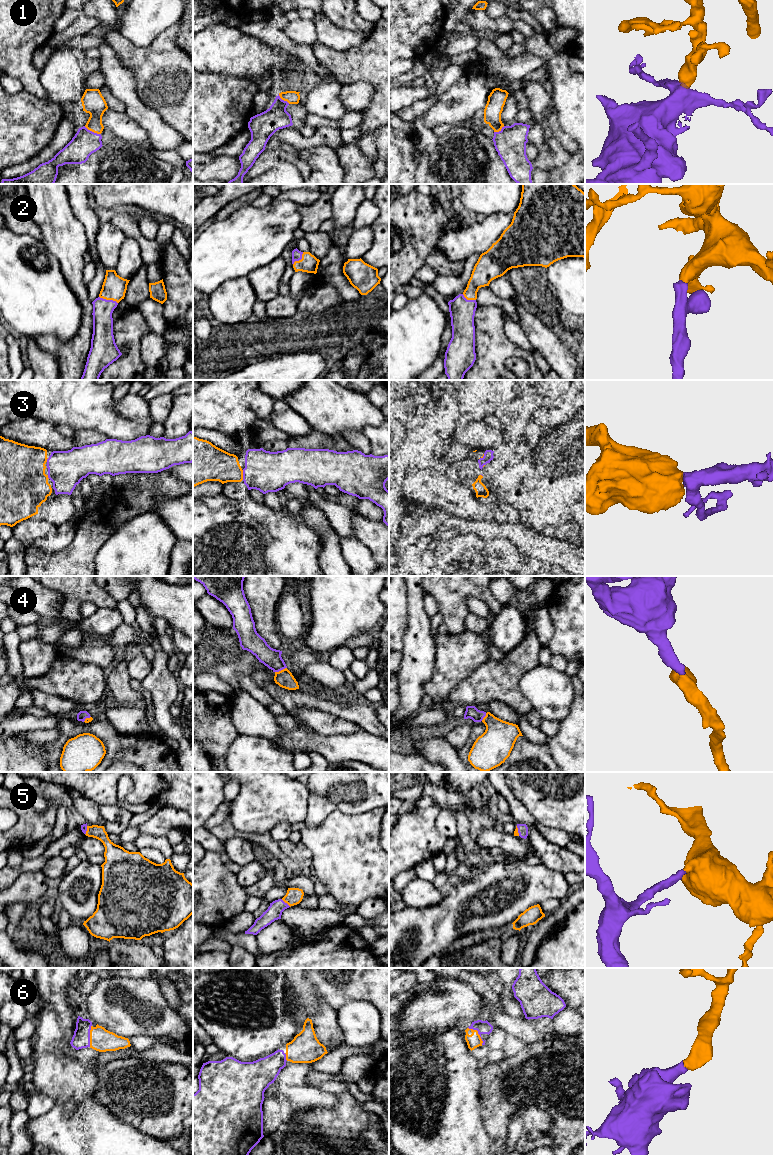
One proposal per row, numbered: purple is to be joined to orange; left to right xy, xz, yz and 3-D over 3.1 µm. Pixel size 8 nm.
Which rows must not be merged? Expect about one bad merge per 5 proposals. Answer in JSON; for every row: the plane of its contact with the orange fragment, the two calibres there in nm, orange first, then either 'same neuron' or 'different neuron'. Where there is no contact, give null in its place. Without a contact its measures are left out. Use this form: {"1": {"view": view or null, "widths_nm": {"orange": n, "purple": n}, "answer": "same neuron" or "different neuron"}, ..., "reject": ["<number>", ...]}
{"1": {"view": "xy", "widths_nm": {"orange": 180, "purple": 200}, "answer": "same neuron"}, "2": {"view": "xy", "widths_nm": {"orange": 200, "purple": 160}, "answer": "same neuron"}, "3": {"view": "xz", "widths_nm": {"orange": 280, "purple": 320}, "answer": "same neuron"}, "4": {"view": "xz", "widths_nm": {"orange": 140, "purple": 150}, "answer": "same neuron"}, "5": {"view": "xz", "widths_nm": {"orange": 140, "purple": 120}, "answer": "same neuron"}, "6": {"view": "yz", "widths_nm": {"orange": 120, "purple": 110}, "answer": "same neuron"}, "reject": []}

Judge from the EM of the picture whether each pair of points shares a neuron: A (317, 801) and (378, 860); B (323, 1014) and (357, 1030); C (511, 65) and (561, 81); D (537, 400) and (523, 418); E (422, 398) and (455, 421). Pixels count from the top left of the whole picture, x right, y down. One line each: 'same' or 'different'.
A: different
B: different
C: different
D: same
E: different

